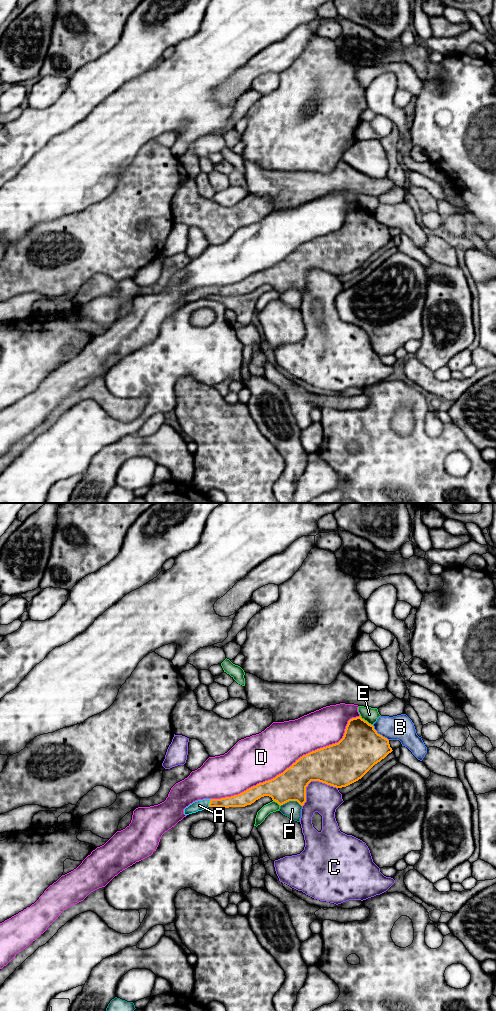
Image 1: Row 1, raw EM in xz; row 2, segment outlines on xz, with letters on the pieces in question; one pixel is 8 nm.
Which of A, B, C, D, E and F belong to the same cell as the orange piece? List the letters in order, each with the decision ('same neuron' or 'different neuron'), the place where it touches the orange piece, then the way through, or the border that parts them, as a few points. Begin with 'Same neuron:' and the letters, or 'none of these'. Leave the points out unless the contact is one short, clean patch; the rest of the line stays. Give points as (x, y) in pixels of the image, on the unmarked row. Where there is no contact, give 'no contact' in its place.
Same neuron: A
A: same neuron; contact xz (209, 291); way xz (240, 288), (209, 291), (199, 293)
B: different neuron; contact xz (379, 222)
C: different neuron; contact xz (311, 268)
D: different neuron; contact xz (290, 254)
E: different neuron; contact xz (366, 209)
F: different neuron; contact xz (290, 288)

